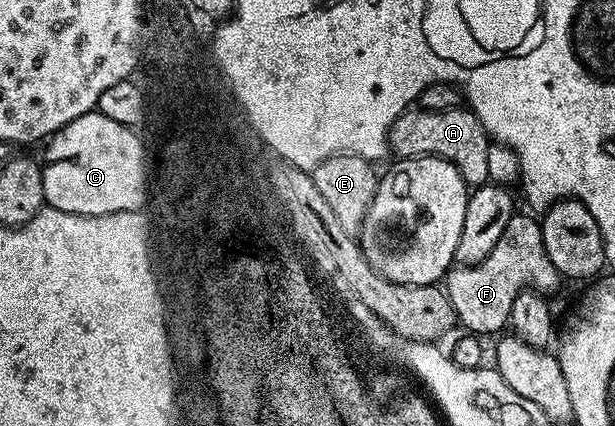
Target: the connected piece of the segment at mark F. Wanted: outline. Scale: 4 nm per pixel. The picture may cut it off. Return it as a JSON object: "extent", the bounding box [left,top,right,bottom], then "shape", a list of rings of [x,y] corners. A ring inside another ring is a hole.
{"extent":[445,215,561,334],"shape":[[[516,215],[509,219],[509,227],[505,227],[501,239],[497,239],[497,247],[493,247],[493,251],[489,251],[481,263],[455,267],[448,272],[445,292],[455,312],[456,322],[464,325],[468,334],[498,334],[498,329],[510,322],[513,299],[517,299],[522,289],[534,289],[547,295],[550,289],[558,287],[559,281],[561,275],[557,267],[553,267],[543,246],[539,221]]]}

